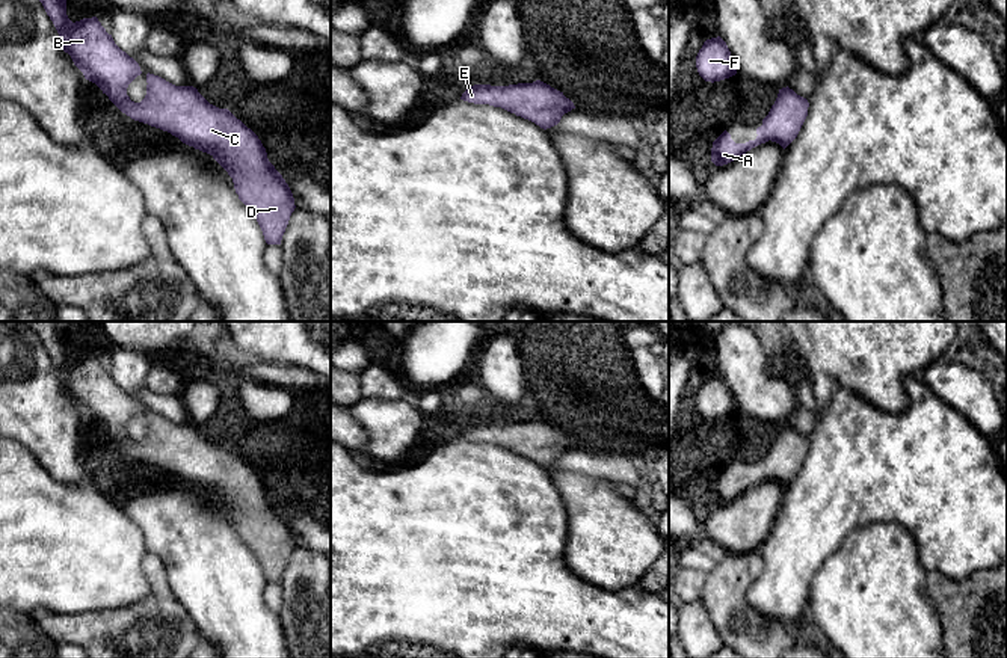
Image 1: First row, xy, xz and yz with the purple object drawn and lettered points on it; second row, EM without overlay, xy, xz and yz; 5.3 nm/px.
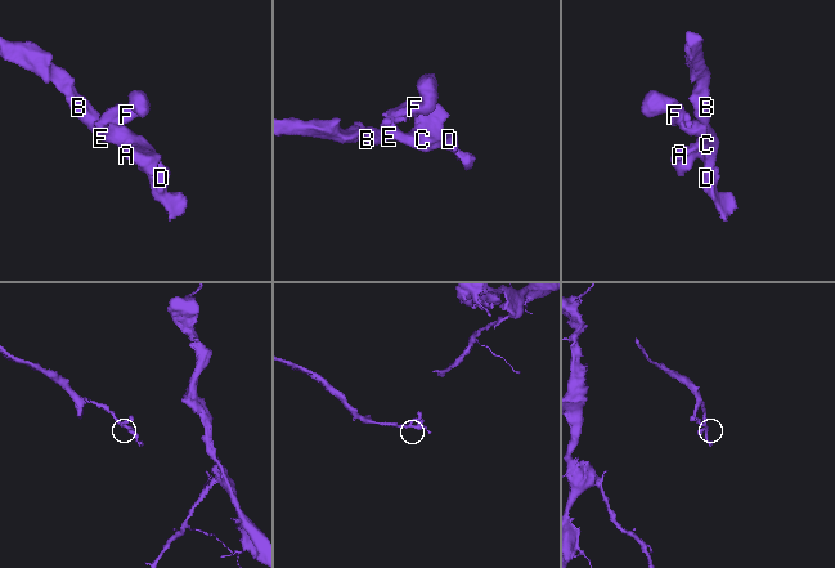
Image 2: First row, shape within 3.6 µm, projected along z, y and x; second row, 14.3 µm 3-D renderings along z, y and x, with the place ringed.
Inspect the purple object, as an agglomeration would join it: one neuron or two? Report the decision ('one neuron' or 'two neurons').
one neuron

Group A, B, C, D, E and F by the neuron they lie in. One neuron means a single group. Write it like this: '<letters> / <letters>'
A B C D E F

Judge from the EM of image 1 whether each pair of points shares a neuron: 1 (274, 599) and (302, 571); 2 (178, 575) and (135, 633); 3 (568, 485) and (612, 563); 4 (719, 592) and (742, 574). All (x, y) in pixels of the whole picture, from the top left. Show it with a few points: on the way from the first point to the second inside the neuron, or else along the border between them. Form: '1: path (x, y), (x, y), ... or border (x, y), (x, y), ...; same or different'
1: border (281, 583), (283, 608), (278, 613); different
2: border (153, 554), (163, 565), (168, 586), (189, 616); different
3: path (588, 504), (598, 515), (612, 544); same
4: path (725, 586), (736, 575); same

